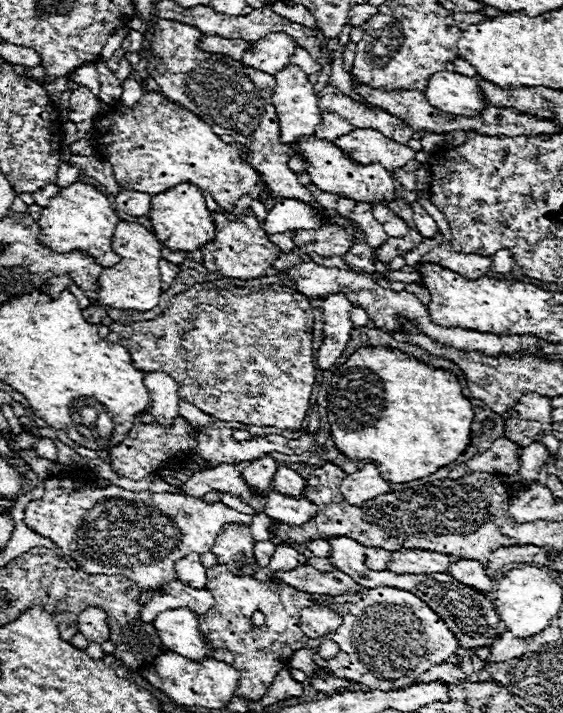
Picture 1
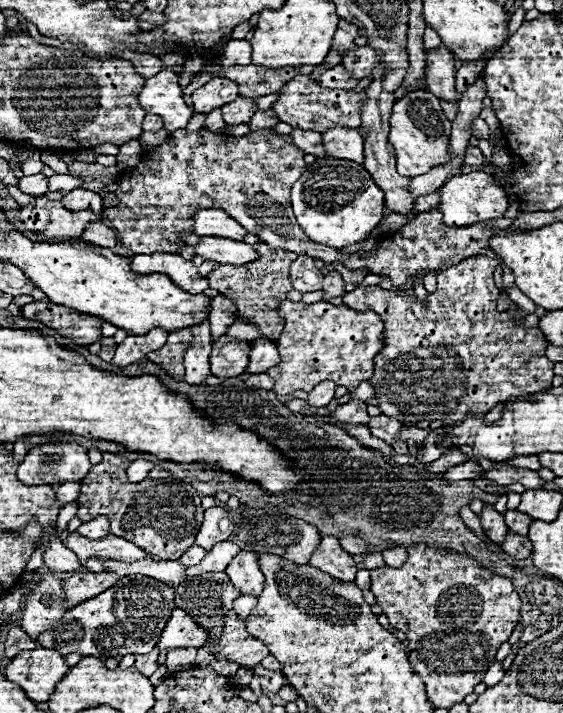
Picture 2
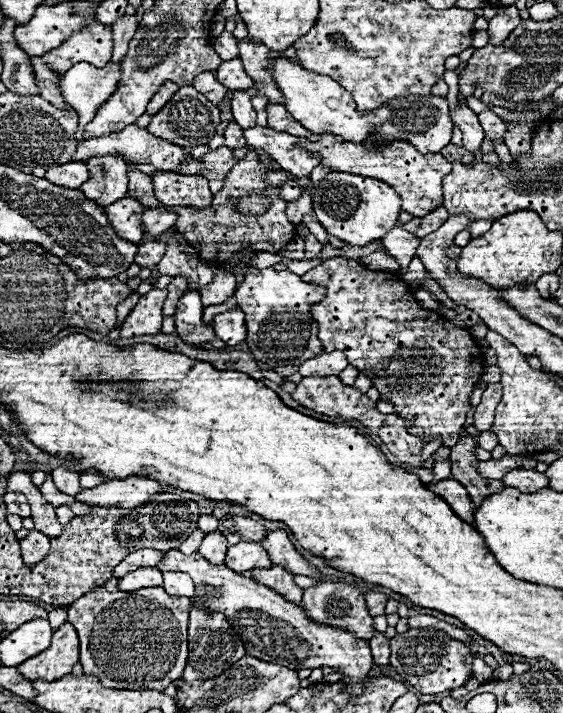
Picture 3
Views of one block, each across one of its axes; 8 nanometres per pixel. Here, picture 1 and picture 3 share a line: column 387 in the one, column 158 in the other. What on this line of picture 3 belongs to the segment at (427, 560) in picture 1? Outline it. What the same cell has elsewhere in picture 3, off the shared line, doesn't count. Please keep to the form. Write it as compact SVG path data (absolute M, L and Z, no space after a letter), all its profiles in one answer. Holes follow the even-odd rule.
M168 550L158 570L190 574L190 578L194 580L194 598L198 606L210 612L224 614L232 630L244 642L246 654L252 654L254 658L260 658L264 662L292 666L292 670L324 666L338 668L344 674L342 682L348 682L348 686L352 686L352 694L360 694L360 682L372 670L370 646L366 640L356 638L348 630L310 620L300 604L288 602L272 588L258 584L248 576L232 574L228 566L212 566L206 558L200 558L200 554L186 556L180 554L180 550Z

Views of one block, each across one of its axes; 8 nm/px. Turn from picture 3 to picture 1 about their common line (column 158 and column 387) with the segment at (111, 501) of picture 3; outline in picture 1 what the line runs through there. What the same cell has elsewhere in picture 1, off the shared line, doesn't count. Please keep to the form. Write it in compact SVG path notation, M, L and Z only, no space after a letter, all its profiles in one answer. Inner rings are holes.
M366 464L342 480L340 492L350 504L362 504L370 498L376 498L378 494L390 492L390 484L380 476L374 464Z

